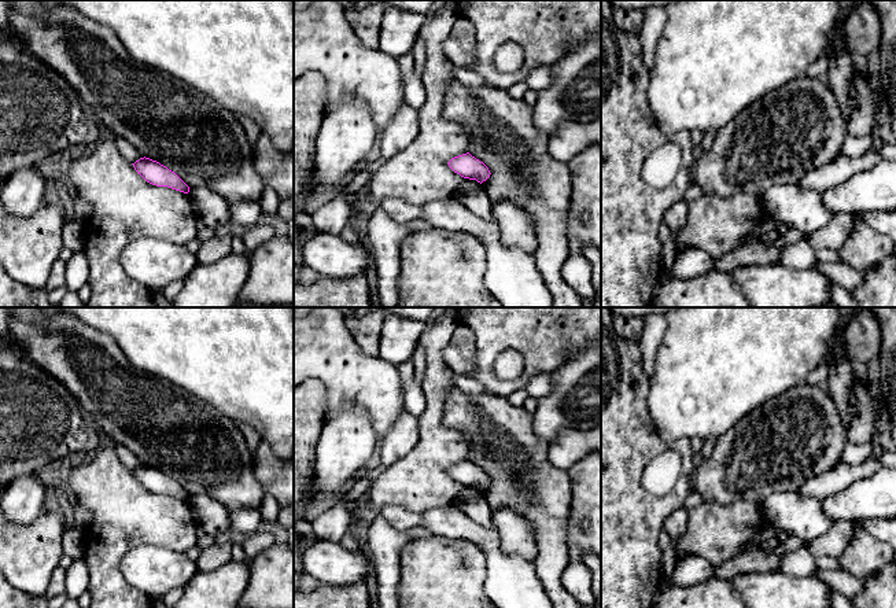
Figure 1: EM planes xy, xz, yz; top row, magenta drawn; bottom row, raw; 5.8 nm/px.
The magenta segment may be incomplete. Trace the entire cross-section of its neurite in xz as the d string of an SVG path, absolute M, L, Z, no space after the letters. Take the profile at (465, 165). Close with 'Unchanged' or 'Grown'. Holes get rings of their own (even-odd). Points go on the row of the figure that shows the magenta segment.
M469 152L451 158L447 165L461 177L476 180L480 184L491 174L488 167Z. Unchanged

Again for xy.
M144 156L132 165L137 174L152 185L167 187L184 194L189 192L189 187L174 172L156 161Z. Unchanged

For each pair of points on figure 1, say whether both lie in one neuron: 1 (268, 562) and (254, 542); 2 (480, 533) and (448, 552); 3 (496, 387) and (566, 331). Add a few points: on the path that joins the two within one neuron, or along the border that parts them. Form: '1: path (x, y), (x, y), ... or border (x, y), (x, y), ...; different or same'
1: border (276, 542), (262, 549), (249, 563); different
2: border (435, 534), (469, 540), (483, 553), (487, 566); different
3: path (513, 384), (531, 369), (548, 349); same

